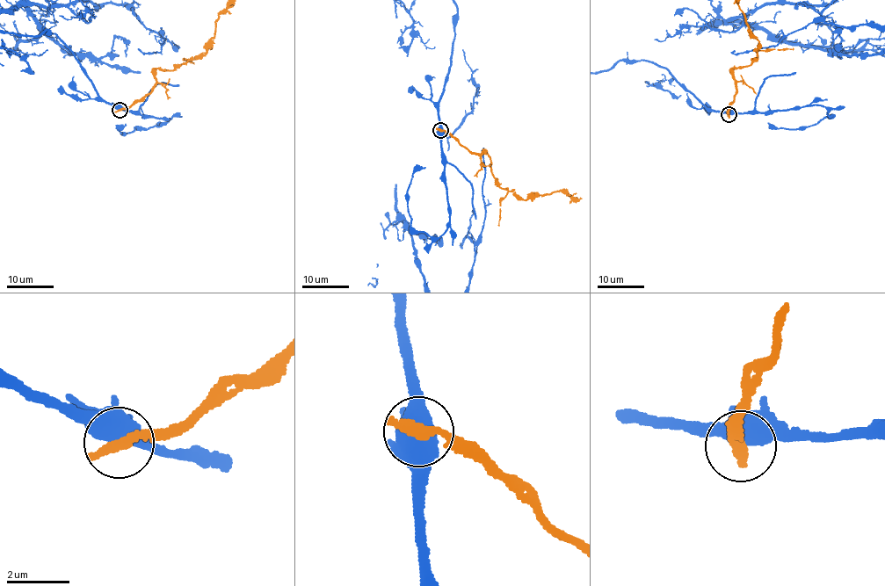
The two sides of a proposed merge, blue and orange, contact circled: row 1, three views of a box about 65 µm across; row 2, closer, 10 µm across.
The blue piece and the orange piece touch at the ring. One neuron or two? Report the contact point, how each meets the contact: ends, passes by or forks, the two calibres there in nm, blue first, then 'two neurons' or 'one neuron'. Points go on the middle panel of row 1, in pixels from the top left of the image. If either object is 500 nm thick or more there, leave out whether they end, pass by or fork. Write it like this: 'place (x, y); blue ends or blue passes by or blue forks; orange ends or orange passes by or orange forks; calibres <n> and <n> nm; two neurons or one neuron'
place (440, 130); calibres 750 and 360 nm; two neurons

